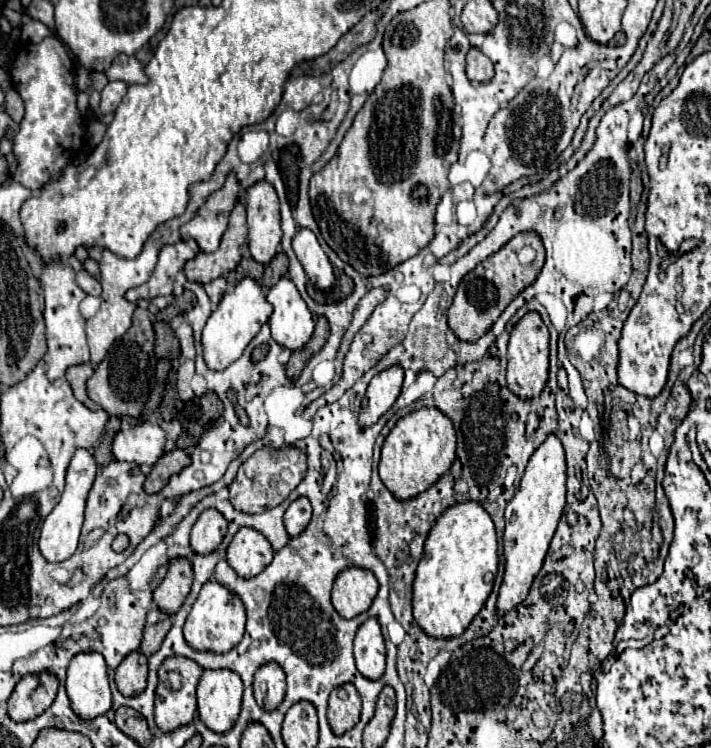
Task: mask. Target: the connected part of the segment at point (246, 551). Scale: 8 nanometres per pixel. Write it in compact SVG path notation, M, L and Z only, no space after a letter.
M241 528L227 548L227 562L239 578L257 576L273 560L273 550L257 530Z

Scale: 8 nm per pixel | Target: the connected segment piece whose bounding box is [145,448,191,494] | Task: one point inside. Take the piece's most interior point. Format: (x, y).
(170, 464)

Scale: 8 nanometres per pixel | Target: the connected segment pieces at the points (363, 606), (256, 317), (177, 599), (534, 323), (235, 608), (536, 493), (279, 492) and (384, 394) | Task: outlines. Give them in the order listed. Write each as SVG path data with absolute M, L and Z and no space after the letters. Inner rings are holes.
M349 568L337 576L337 582L333 584L331 592L331 602L341 618L351 620L361 612L369 610L373 598L377 596L377 588L379 582L375 580L373 572Z
M243 278L231 292L225 292L223 300L213 310L213 314L209 316L203 328L205 364L211 370L225 370L229 364L233 364L243 354L247 344L257 336L261 326L269 320L271 312L273 312L273 306L265 300L261 286L251 278Z
M173 560L161 586L153 592L153 602L161 606L161 610L165 610L167 614L175 614L185 602L191 590L191 582L193 582L191 564L185 560Z
M529 312L511 332L507 350L507 386L521 400L541 396L549 378L549 330L537 312Z
M215 580L203 584L199 598L195 600L191 614L183 628L183 636L185 636L187 644L197 652L225 654L241 642L243 634L245 634L245 608L241 606L241 600L237 596L229 594L229 590L225 590Z
M549 436L533 452L527 470L521 478L521 484L517 488L517 494L509 500L505 510L503 550L507 564L497 596L497 618L505 616L509 610L519 606L527 598L529 588L543 566L545 554L557 530L563 508L565 508L565 452L559 438Z
M269 446L257 450L247 462L241 464L233 484L229 486L229 500L235 510L243 514L261 514L265 510L271 510L279 506L291 490L301 482L305 476L305 454L297 448L281 448L281 450L271 450Z
M391 366L389 370L377 374L371 380L359 414L359 426L363 430L373 426L395 404L401 392L401 382L403 382L403 374L399 366Z

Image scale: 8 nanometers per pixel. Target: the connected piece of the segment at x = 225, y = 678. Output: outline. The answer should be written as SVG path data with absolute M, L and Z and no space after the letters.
M205 670L197 686L197 714L201 722L217 732L229 732L241 712L243 682L231 670Z

